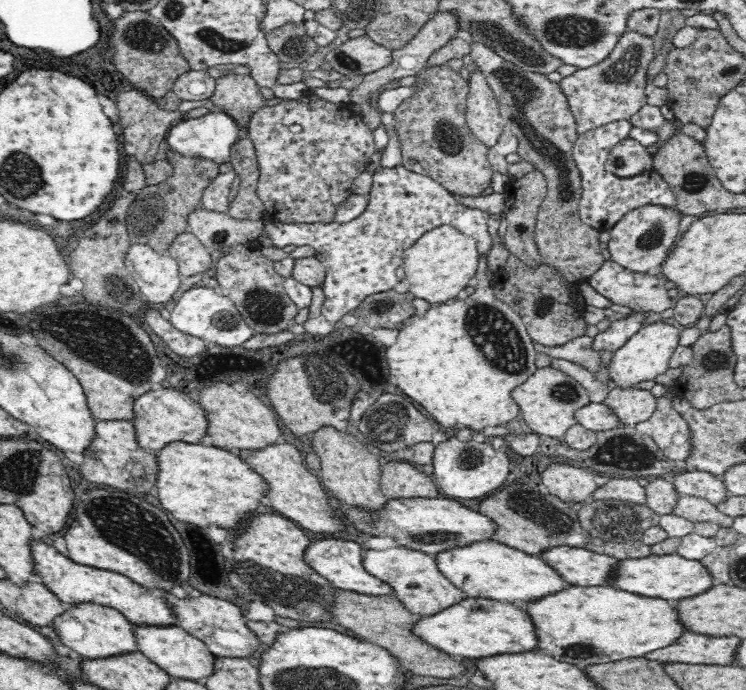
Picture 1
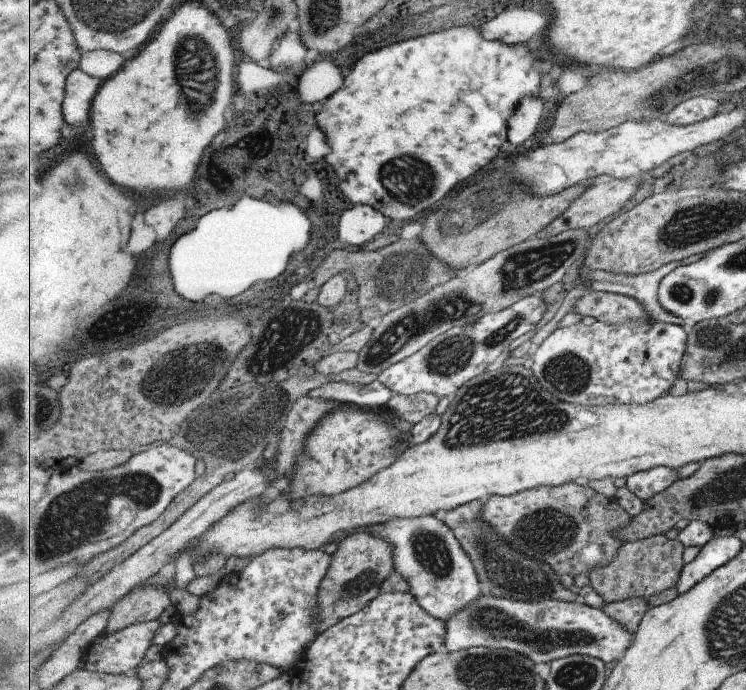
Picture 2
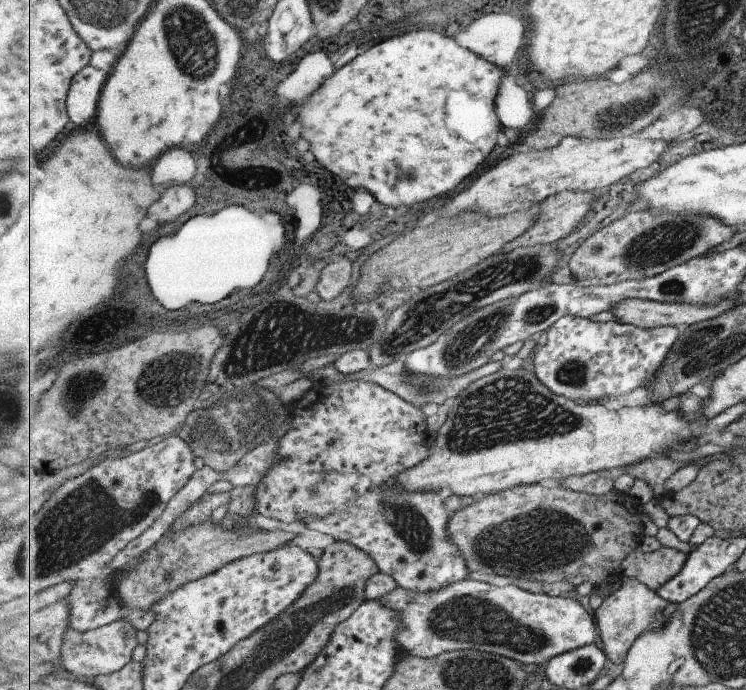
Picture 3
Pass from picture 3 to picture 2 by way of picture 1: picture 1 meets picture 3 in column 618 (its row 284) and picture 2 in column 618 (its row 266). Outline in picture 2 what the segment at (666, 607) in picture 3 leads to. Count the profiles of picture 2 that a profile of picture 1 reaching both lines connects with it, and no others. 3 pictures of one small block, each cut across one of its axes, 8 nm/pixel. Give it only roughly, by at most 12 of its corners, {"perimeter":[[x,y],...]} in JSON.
{"perimeter":[[648,597],[606,603],[603,610],[633,633],[651,609]]}

